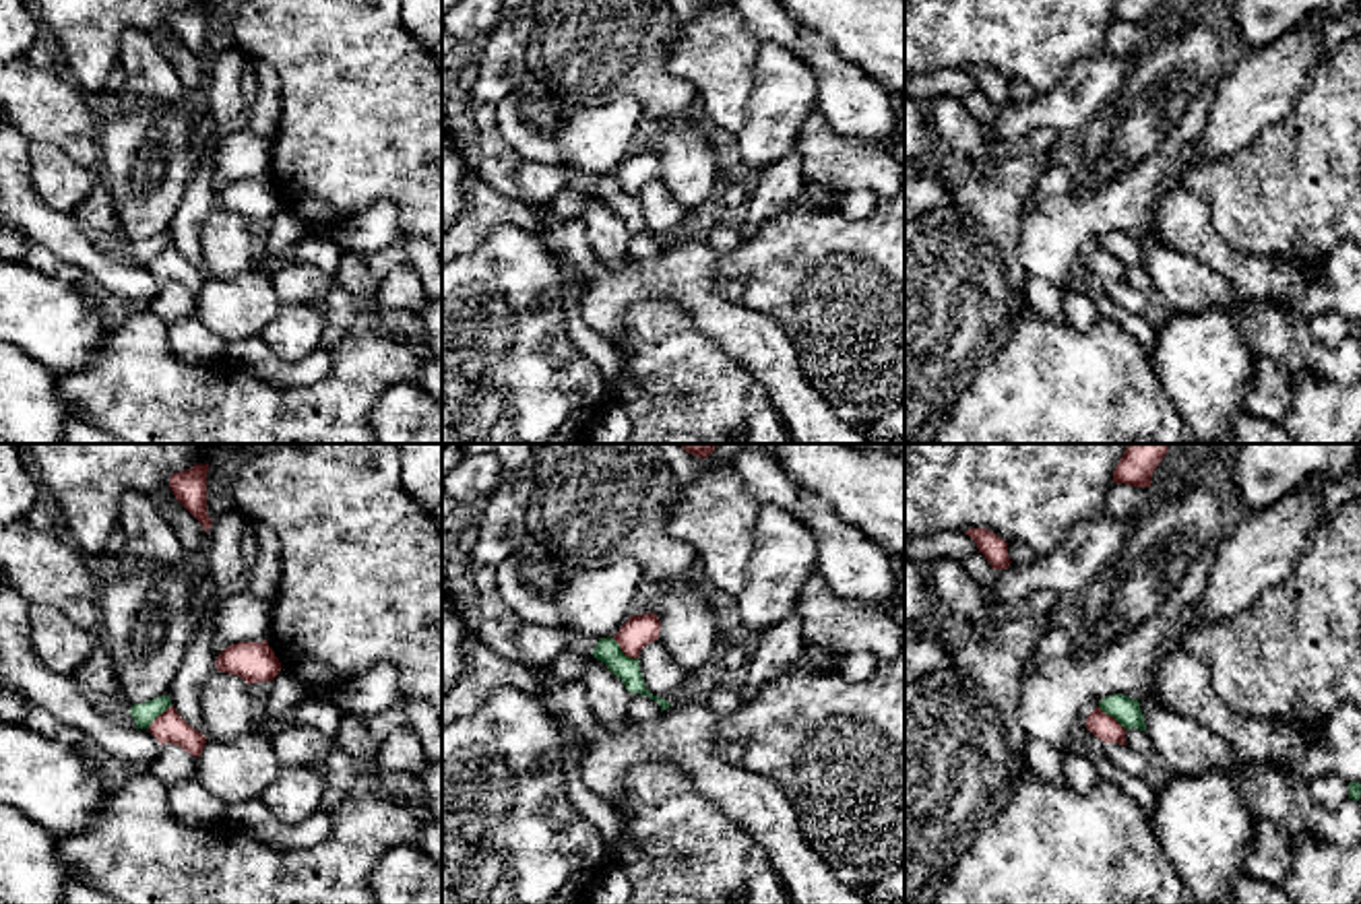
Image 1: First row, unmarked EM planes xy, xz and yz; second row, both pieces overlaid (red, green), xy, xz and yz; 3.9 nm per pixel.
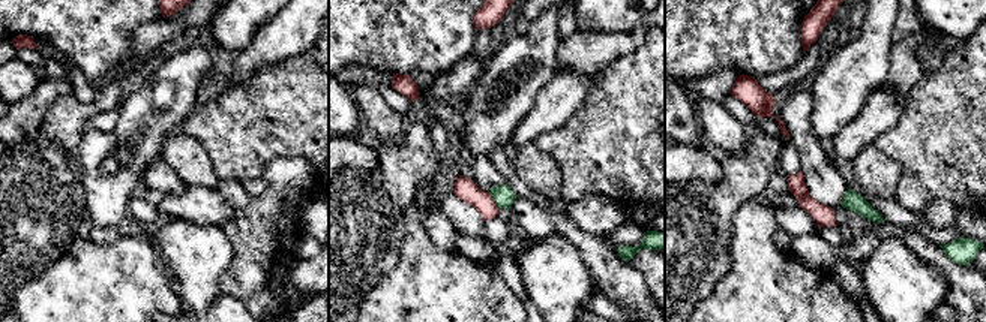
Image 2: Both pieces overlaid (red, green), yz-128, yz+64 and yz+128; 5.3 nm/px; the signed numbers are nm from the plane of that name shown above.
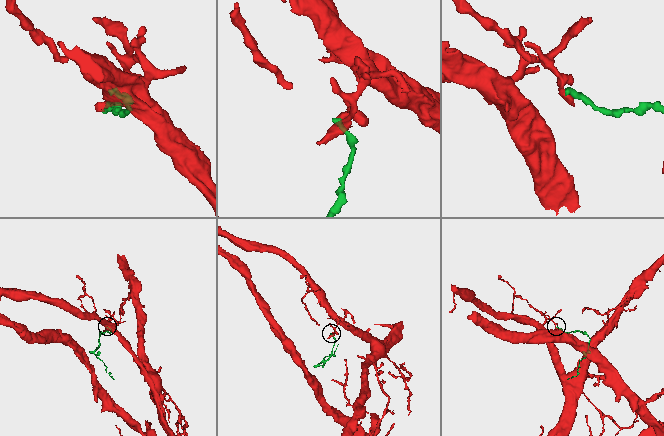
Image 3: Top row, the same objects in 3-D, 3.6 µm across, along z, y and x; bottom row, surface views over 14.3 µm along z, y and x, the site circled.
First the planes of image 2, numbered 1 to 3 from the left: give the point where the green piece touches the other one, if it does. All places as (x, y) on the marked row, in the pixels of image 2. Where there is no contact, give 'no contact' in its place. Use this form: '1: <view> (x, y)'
1: no contact
2: yz+64 (492, 199)
3: no contact

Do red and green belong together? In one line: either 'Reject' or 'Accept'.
Reject

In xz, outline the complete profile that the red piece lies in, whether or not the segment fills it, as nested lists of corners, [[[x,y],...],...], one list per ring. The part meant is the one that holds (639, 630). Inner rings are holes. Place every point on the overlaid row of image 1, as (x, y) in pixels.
[[[657,613],[632,615],[613,640],[620,644],[622,652],[630,658],[638,658],[640,650],[659,640],[661,621]]]

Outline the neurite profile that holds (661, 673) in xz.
[[[659,640],[640,650],[638,665],[646,689],[663,700],[667,700],[688,679],[686,671],[671,658]]]

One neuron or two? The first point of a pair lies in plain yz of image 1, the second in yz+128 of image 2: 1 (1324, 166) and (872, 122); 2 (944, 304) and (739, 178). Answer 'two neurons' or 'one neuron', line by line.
1: two neurons
2: one neuron

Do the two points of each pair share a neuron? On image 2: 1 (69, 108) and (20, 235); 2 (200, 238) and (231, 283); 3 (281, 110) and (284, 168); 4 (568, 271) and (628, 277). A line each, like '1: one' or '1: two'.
1: one
2: two
3: two
4: two

